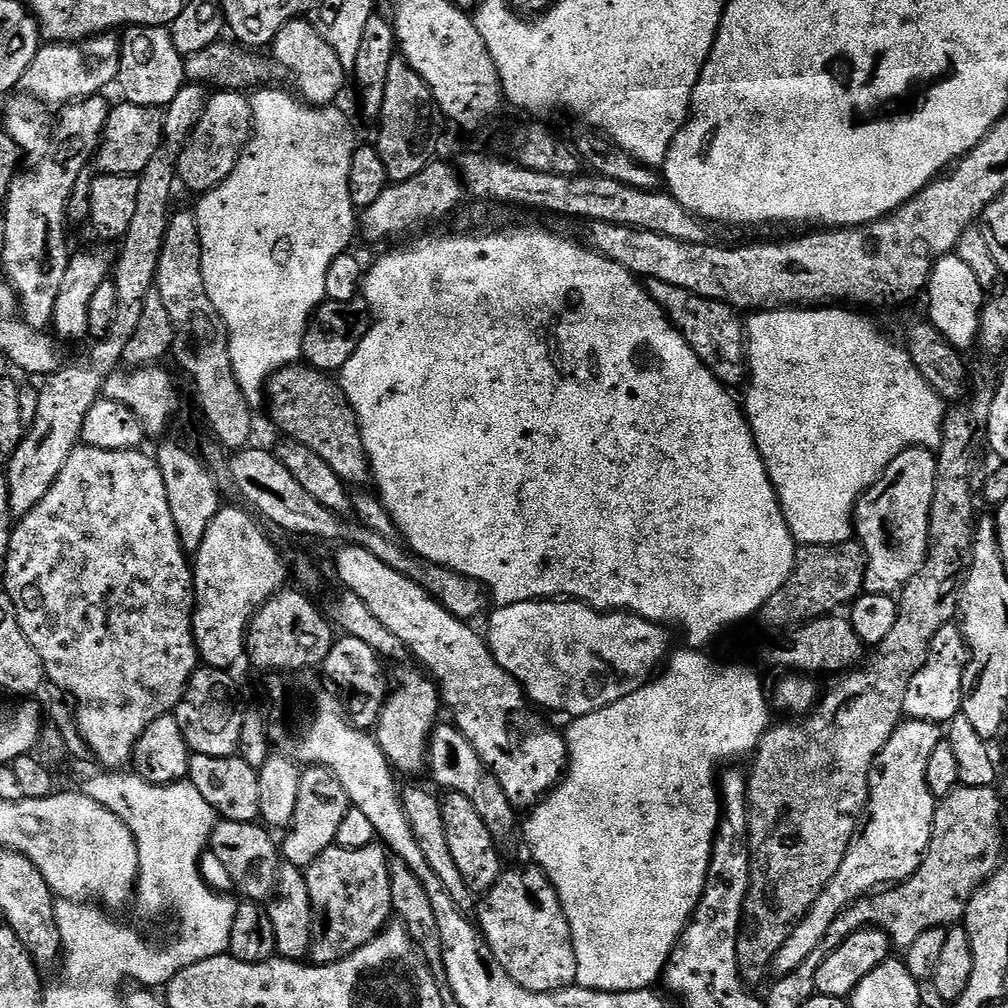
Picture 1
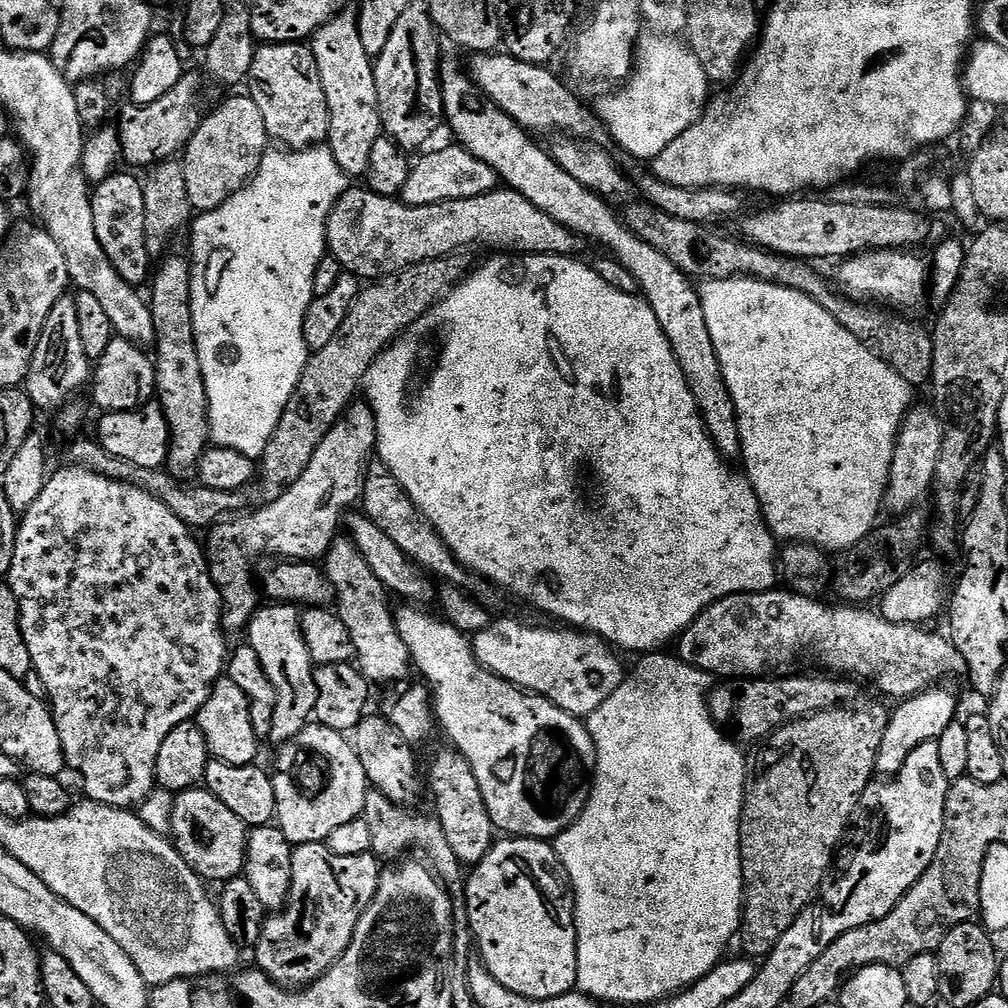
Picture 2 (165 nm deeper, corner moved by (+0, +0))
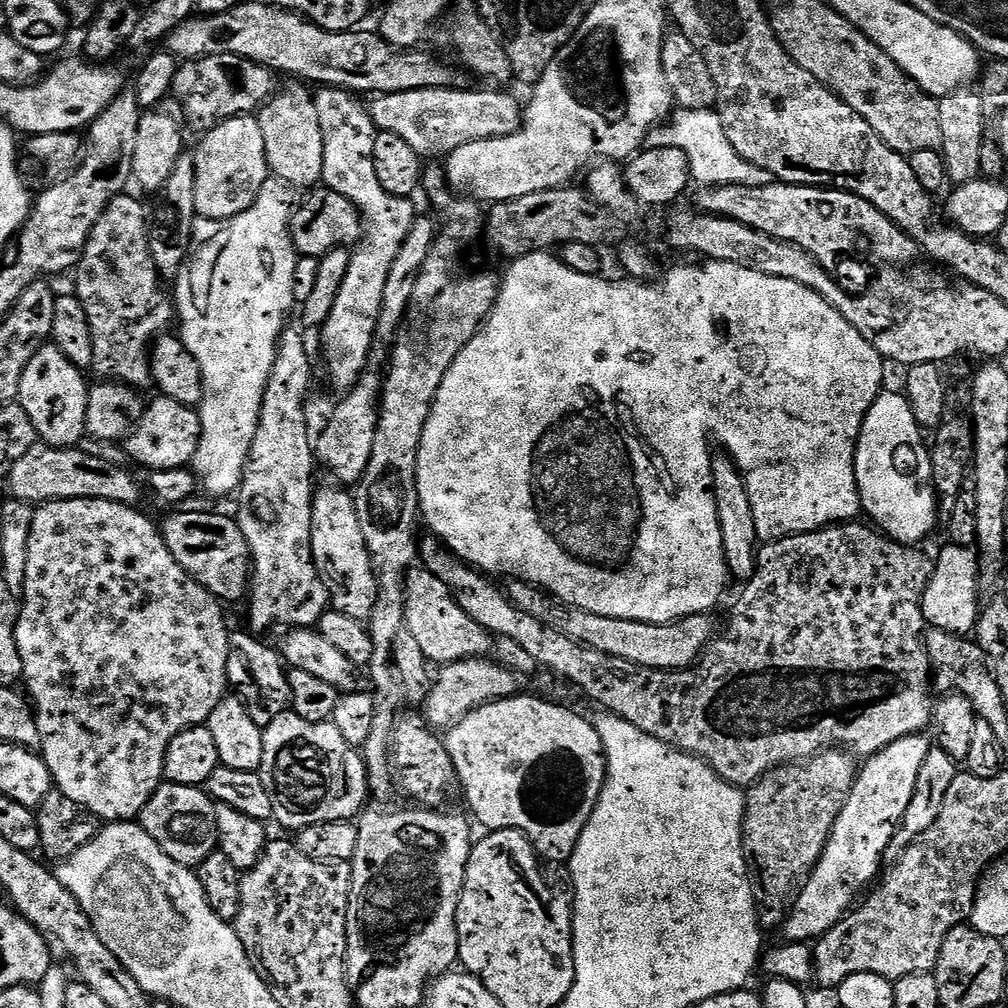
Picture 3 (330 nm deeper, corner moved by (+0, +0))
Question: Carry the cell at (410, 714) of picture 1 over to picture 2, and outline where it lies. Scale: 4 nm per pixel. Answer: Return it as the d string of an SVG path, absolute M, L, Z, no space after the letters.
M337 538L328 553L322 557L322 567L326 578L330 578L330 586L334 590L334 611L342 618L342 622L346 622L346 630L350 630L350 638L354 642L355 667L359 668L373 685L396 684L399 680L406 679L408 675L413 675L412 655L406 642L402 642L402 634L398 634L393 605L388 605L390 593L382 582L378 582L378 577L374 575L374 570L370 570L366 558L362 558L358 546L354 546L350 538Z

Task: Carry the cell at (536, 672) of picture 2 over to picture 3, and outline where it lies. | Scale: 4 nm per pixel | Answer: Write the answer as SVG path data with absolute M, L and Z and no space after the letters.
M476 657L458 660L454 664L445 664L435 673L428 689L428 698L422 705L423 715L433 729L444 730L462 719L473 708L491 704L493 700L503 700L515 696L521 691L521 681L514 672L510 672L495 659Z

